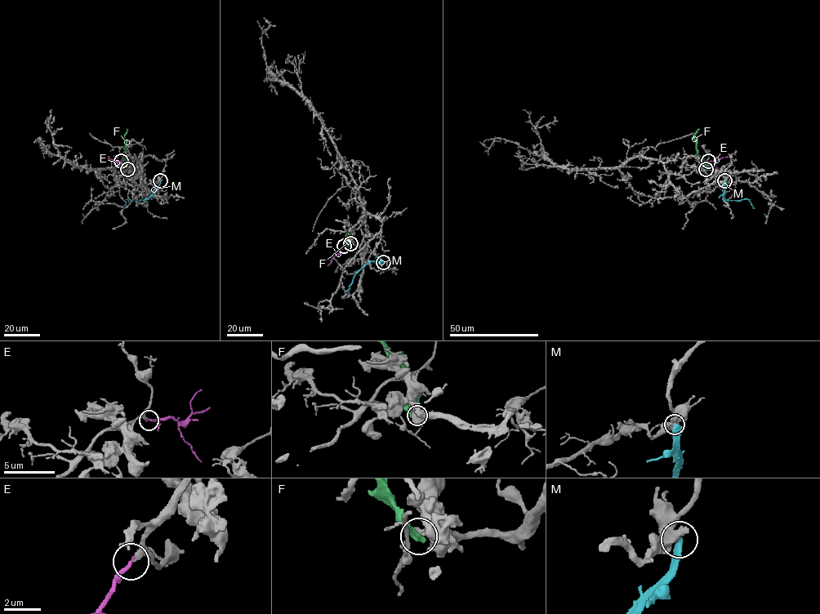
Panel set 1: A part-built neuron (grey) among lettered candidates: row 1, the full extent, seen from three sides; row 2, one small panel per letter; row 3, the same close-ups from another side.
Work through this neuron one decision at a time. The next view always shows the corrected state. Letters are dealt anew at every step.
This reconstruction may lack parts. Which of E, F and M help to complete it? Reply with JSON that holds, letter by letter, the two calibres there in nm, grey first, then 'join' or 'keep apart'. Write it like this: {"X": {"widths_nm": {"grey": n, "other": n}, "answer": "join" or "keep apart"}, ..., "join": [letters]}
{"E": {"widths_nm": {"grey": 190, "other": 200}, "answer": "join"}, "F": {"widths_nm": {"grey": 180, "other": 440}, "answer": "keep apart"}, "M": {"widths_nm": {"grey": 480, "other": 400}, "answer": "keep apart"}, "join": ["E"]}

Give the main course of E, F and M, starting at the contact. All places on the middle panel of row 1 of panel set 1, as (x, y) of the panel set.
E: (344, 246), (327, 265)
F: (350, 243), (346, 240), (347, 232), (349, 236)
M: (383, 262), (367, 263), (355, 274), (346, 291)

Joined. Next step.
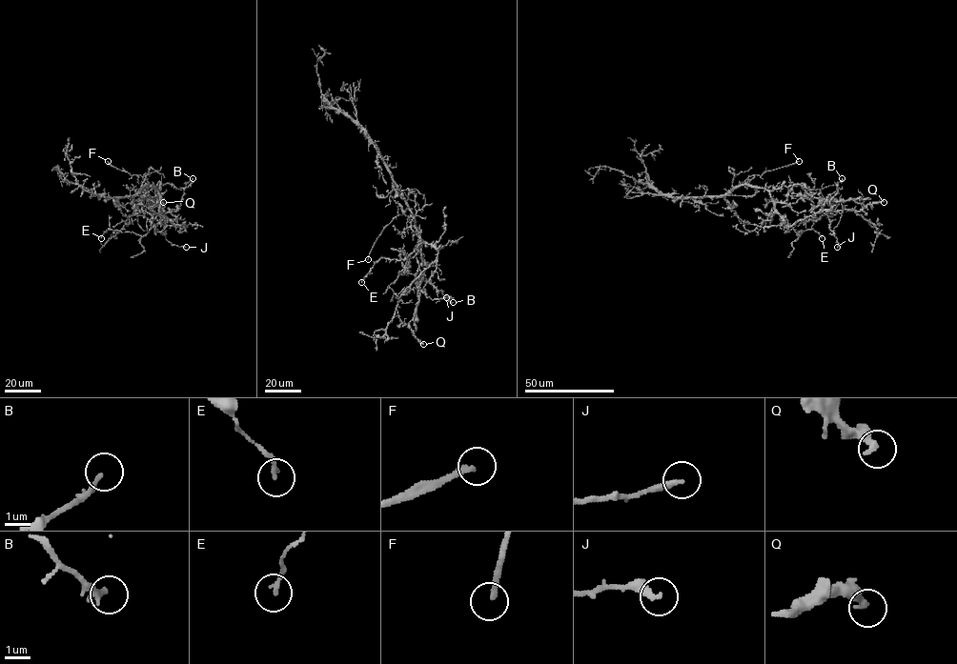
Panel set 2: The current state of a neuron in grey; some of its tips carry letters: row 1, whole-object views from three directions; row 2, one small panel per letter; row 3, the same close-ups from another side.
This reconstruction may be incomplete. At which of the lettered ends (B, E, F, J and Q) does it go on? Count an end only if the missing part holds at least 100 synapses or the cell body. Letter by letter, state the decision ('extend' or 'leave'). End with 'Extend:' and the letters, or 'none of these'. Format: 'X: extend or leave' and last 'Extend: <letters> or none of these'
B: leave
E: leave
F: extend
J: leave
Q: leave
Extend: F

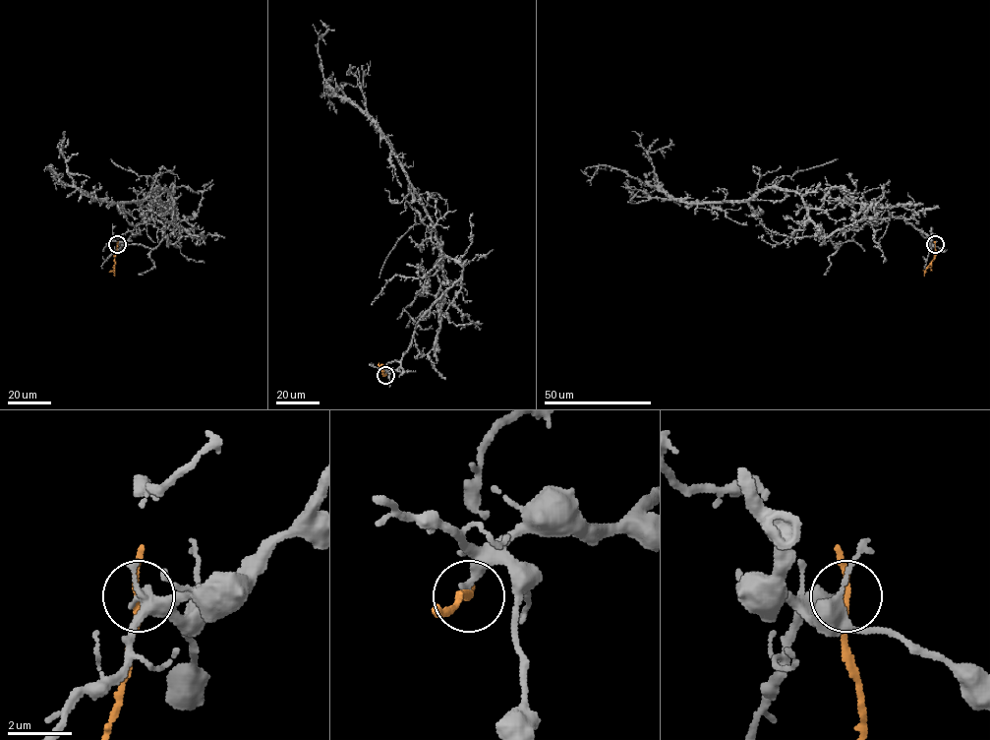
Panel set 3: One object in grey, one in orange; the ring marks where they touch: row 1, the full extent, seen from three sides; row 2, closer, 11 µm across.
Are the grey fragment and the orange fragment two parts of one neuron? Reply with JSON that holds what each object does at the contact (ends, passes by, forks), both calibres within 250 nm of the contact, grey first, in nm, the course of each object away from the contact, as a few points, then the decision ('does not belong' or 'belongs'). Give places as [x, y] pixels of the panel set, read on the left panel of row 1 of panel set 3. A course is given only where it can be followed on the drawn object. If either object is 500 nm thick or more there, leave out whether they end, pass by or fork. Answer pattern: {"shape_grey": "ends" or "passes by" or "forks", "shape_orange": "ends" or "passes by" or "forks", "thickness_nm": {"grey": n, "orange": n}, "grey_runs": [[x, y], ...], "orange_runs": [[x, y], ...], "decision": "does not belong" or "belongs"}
{"shape_grey": "ends", "shape_orange": "passes by", "thickness_nm": {"grey": 320, "orange": 190}, "grey_runs": [[117, 245], [145, 217], [194, 236], [173, 218], [173, 200], [165, 190], [106, 203], [60, 184], [52, 169]], "orange_runs": [[117, 245], [115, 271], [110, 271]], "decision": "does not belong"}

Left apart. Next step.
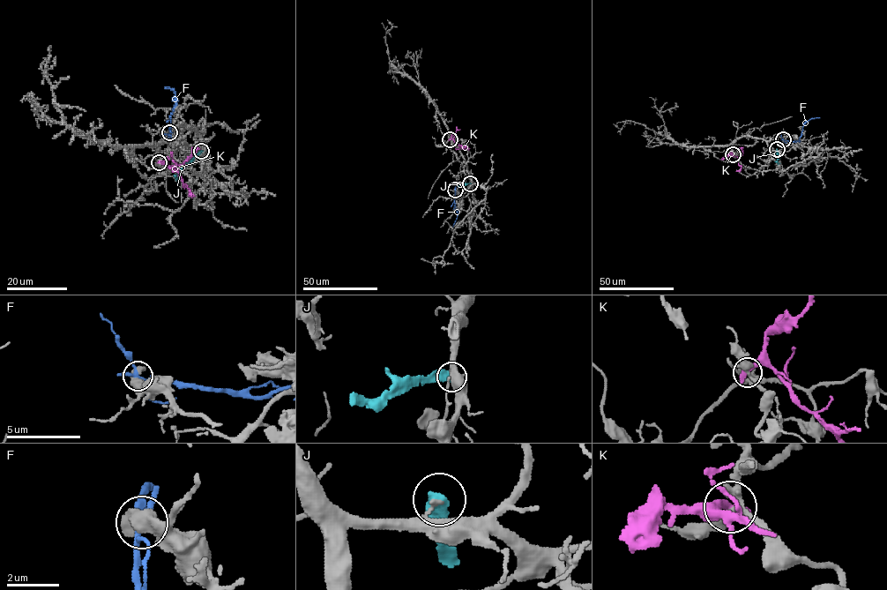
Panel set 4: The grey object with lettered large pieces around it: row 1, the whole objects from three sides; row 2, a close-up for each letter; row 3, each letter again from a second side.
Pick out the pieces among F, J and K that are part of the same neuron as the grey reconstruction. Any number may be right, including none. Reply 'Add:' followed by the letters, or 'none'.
Add: none

